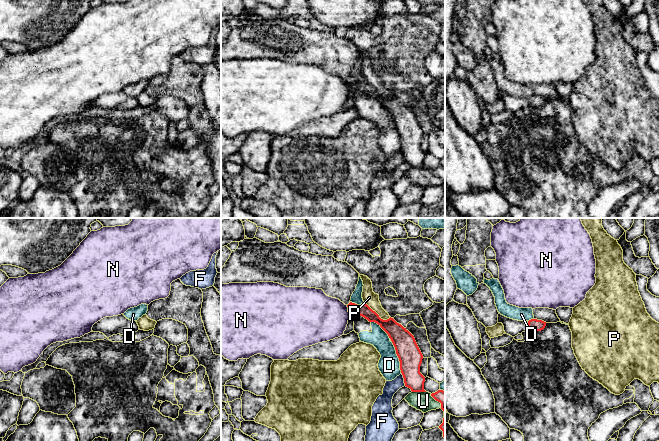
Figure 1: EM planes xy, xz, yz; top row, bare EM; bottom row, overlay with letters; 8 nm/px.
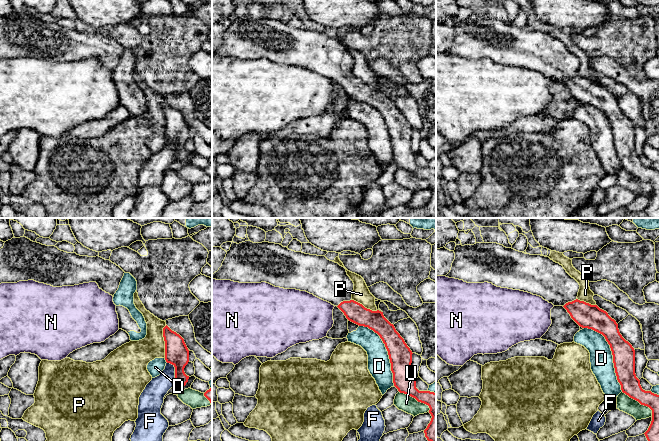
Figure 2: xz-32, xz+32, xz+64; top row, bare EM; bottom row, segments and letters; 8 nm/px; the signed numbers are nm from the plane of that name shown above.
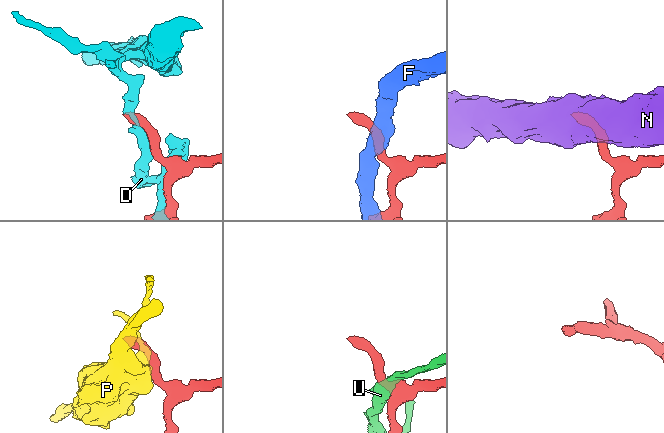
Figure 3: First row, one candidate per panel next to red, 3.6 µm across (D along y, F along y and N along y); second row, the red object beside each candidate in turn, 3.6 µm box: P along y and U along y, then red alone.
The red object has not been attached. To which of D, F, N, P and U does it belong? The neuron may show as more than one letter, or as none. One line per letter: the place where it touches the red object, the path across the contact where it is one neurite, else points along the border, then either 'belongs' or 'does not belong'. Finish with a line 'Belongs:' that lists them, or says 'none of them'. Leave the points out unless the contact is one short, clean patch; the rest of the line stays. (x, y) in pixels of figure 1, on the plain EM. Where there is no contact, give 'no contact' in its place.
D: xz (398, 133) | does not belong
F: xz (404, 155) | does not belong
N: xz (347, 82) | does not belong
P: xz (377, 90) | does not belong
U: xz (419, 167) | does not belong
Belongs: none of them

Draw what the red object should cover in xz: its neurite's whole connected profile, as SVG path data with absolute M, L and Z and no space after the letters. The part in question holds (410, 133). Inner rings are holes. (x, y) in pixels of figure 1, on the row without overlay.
M257 14L240 17L238 24L232 27L221 45L221 60L274 58L286 63L322 65L327 72L339 75L348 84L355 84L360 92L369 98L377 99L388 110L400 137L400 146L405 162L410 164L412 168L426 168L424 166L425 153L420 149L423 131L414 112L393 94L381 95L367 80L352 79L350 77L351 72L358 57L359 49L347 38L338 37L333 32L303 28L288 22L286 19L265 19Z

